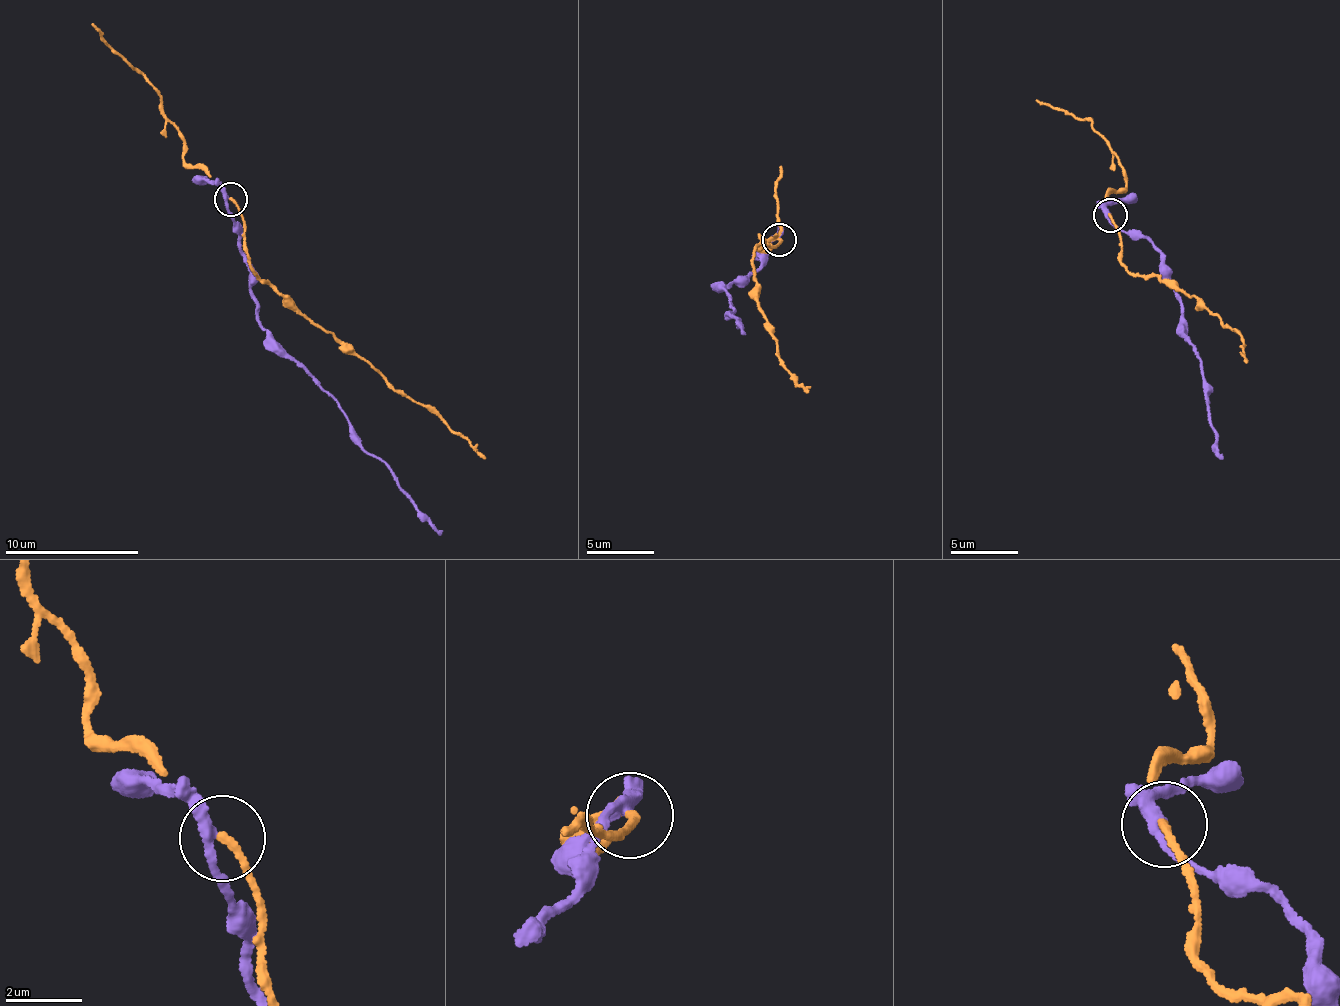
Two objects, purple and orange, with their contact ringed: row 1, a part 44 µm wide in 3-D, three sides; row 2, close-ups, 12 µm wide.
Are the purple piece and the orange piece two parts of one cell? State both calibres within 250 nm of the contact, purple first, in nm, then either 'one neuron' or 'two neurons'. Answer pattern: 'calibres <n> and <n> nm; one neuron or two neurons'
calibres 280 and 200 nm; two neurons

